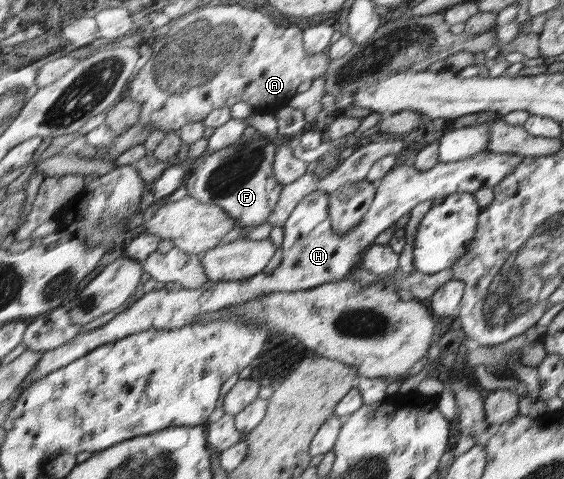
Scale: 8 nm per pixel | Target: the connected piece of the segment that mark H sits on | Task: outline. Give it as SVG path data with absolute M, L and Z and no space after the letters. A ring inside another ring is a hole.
M479 152L470 158L454 162L438 163L436 166L422 172L412 164L402 164L392 168L378 182L375 198L362 220L347 233L341 236L333 230L327 218L326 202L328 194L320 189L308 194L302 202L290 213L283 226L284 238L281 244L283 250L281 264L271 273L268 271L254 277L236 281L208 281L200 288L175 287L174 289L152 290L128 306L126 312L118 313L108 323L80 334L76 340L58 348L46 351L44 358L32 370L19 390L25 390L35 382L46 378L53 372L64 368L73 362L81 360L96 349L121 341L150 329L179 329L190 325L201 314L216 312L226 307L240 306L252 301L261 294L272 292L292 292L316 288L326 283L344 279L352 270L360 254L374 245L374 239L390 228L404 214L412 212L417 204L433 200L435 197L449 196L455 193L474 193L476 190L496 187L512 173L524 156L519 154L494 154Z

